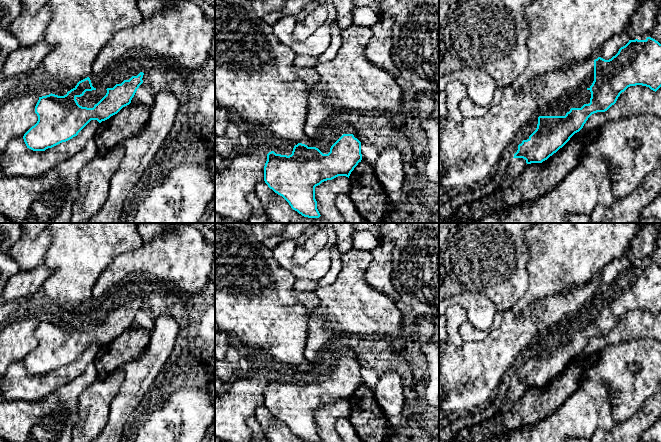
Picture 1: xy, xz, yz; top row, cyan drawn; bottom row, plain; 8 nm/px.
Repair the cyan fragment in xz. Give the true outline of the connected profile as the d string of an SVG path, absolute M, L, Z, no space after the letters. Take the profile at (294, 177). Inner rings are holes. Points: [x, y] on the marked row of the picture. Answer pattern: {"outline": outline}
{"outline": "M343 134L330 148L328 154L323 154L316 147L308 147L298 143L292 154L281 155L271 151L267 154L264 166L264 181L270 189L282 196L291 206L304 217L319 218L315 199L315 187L322 182L332 180L338 176L349 178L351 172L362 160L361 142L353 134Z"}

